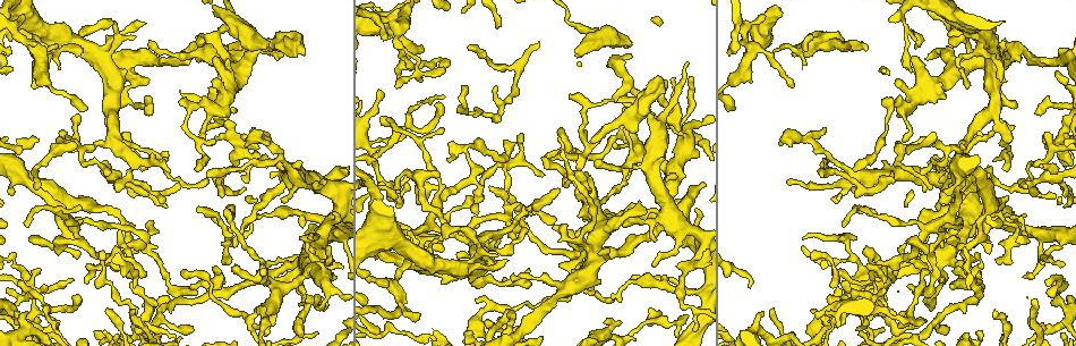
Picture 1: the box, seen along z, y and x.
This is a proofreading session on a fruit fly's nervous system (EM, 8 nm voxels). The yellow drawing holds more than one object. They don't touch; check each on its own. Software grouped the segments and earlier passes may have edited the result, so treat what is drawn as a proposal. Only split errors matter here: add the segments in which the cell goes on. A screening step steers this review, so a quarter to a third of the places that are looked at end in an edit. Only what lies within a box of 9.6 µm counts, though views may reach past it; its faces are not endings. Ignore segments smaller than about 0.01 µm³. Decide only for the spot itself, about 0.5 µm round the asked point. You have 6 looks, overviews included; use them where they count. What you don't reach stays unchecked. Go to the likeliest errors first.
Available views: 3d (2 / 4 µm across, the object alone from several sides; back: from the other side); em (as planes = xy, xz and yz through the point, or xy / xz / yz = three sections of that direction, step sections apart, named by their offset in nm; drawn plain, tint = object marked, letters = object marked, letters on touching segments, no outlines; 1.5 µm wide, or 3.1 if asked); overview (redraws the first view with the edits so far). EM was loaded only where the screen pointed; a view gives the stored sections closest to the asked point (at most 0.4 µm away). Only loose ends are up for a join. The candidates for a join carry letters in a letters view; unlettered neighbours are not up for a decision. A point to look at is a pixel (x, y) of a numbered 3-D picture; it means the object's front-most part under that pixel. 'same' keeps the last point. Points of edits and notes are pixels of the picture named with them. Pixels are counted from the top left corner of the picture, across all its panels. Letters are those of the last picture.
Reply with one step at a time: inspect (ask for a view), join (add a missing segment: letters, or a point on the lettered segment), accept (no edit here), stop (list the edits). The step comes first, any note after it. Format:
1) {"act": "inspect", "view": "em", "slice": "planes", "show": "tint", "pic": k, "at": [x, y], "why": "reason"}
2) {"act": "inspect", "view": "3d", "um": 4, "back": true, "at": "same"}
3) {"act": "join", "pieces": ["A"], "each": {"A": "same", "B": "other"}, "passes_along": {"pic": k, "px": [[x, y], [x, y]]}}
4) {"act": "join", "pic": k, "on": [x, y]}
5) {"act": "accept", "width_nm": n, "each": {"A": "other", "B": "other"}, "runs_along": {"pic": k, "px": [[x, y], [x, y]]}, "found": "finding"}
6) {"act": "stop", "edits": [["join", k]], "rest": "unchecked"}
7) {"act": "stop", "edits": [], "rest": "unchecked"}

{"act": "inspect", "view": "em", "slice": "xz", "step": 4, "show": "letters", "pic": 1, "at": [34, 35], "why": "thin end"}

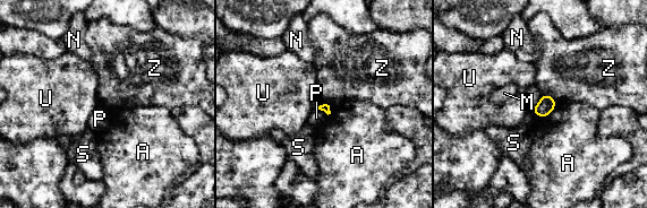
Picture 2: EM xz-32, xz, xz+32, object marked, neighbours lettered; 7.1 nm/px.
{"act": "inspect", "view": "em", "slice": "planes", "show": "letters", "at": "same", "why": "another direction"}

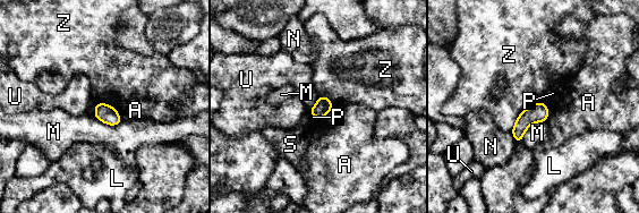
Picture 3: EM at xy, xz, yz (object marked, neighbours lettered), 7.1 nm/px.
{"act": "accept", "each": {"A": "other", "L": "other", "M": "other", "N": "other", "P": "other", "S": "other", "U": "other", "Z": "other"}, "border": {"pic": 3, "px": [[540, 101], [528, 105], [510, 131]]}, "found": "none of them fits"}

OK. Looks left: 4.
{"act": "inspect", "view": "3d", "um": 2, "pic": 1, "at": [303, 333], "why": "branch stops here"}

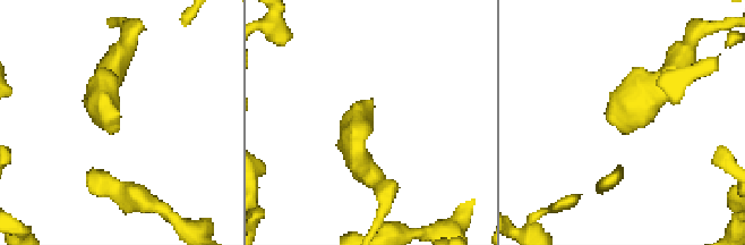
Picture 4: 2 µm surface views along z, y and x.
{"act": "inspect", "view": "em", "slice": "xz", "step": 4, "show": "tint", "pic": 4, "at": [118, 119]}

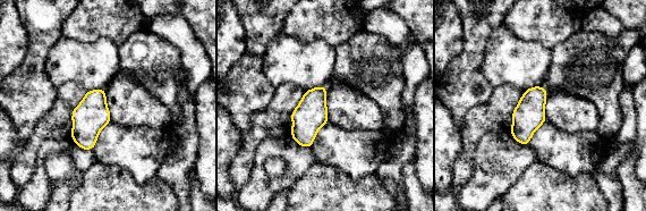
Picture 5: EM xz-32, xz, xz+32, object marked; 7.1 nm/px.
{"act": "inspect", "view": "em", "slice": "xz", "step": 4, "show": "letters", "at": "same"}

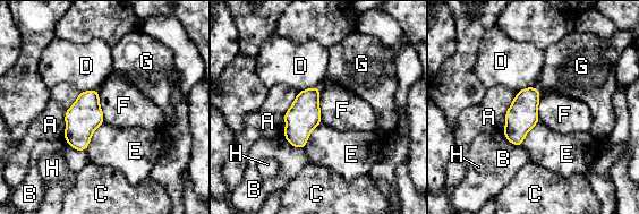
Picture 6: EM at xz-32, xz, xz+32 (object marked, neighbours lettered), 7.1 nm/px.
{"act": "accept", "each": {"A": "other", "B": "other", "C": "other", "D": "other", "E": "other", "F": "other", "G": "other", "H": "other"}, "border": {"pic": 6, "px": [[318, 87], [318, 108], [322, 122]]}, "found": "none of them fits"}

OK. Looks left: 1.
{"act": "stop", "edits": [], "rest": "unchecked"}

